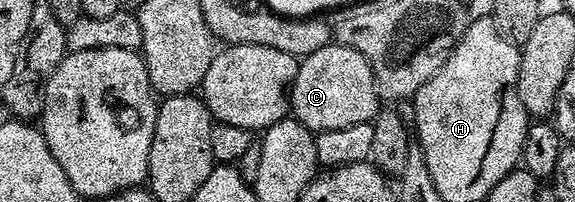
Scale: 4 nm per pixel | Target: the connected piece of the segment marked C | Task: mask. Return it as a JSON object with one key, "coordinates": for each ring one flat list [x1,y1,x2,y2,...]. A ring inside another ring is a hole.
{"coordinates":[[333,42,297,63,290,89,290,112,313,134,371,122,381,108,376,79,358,50]]}

